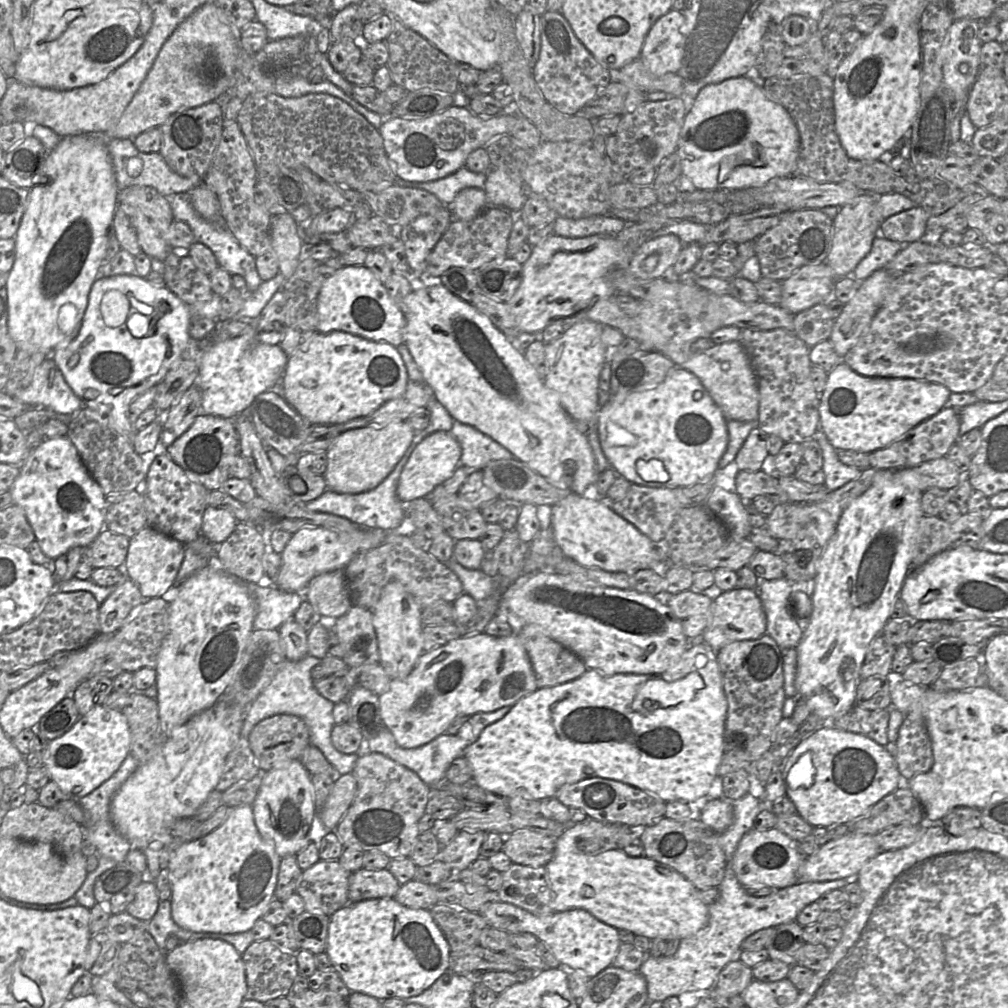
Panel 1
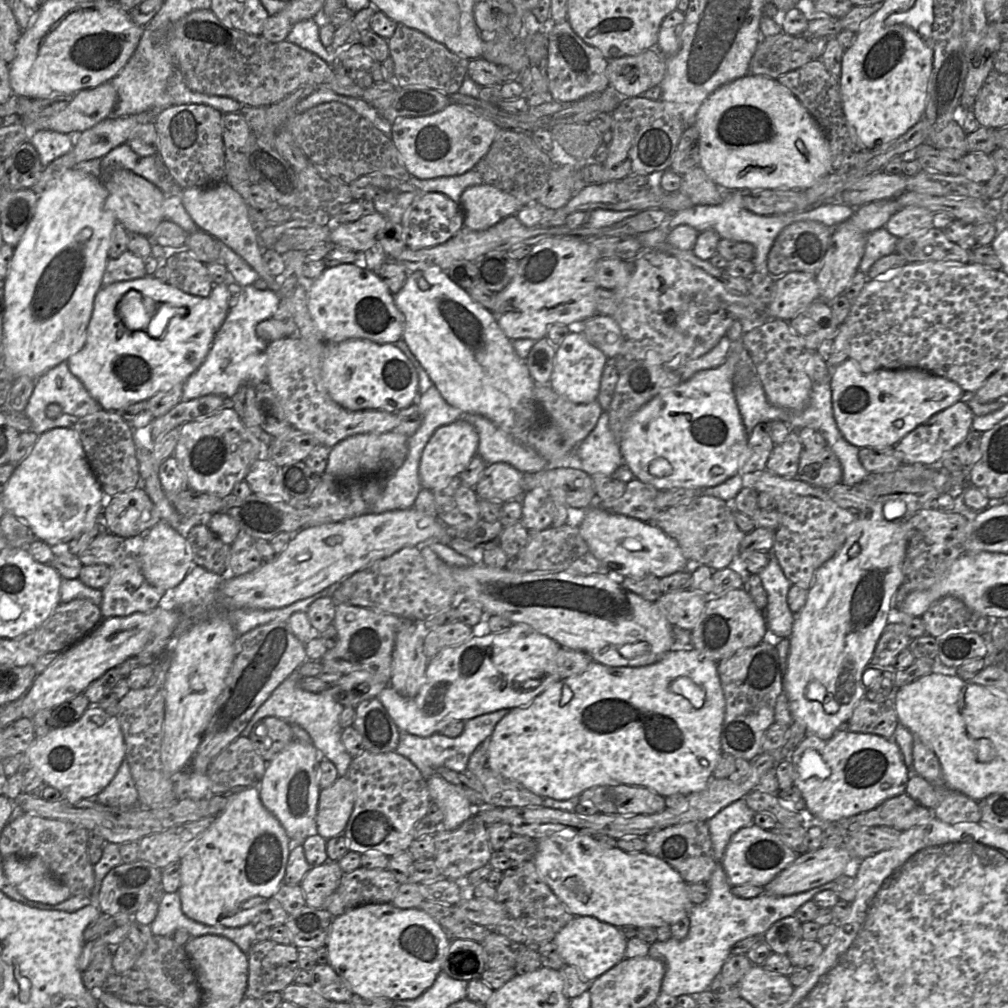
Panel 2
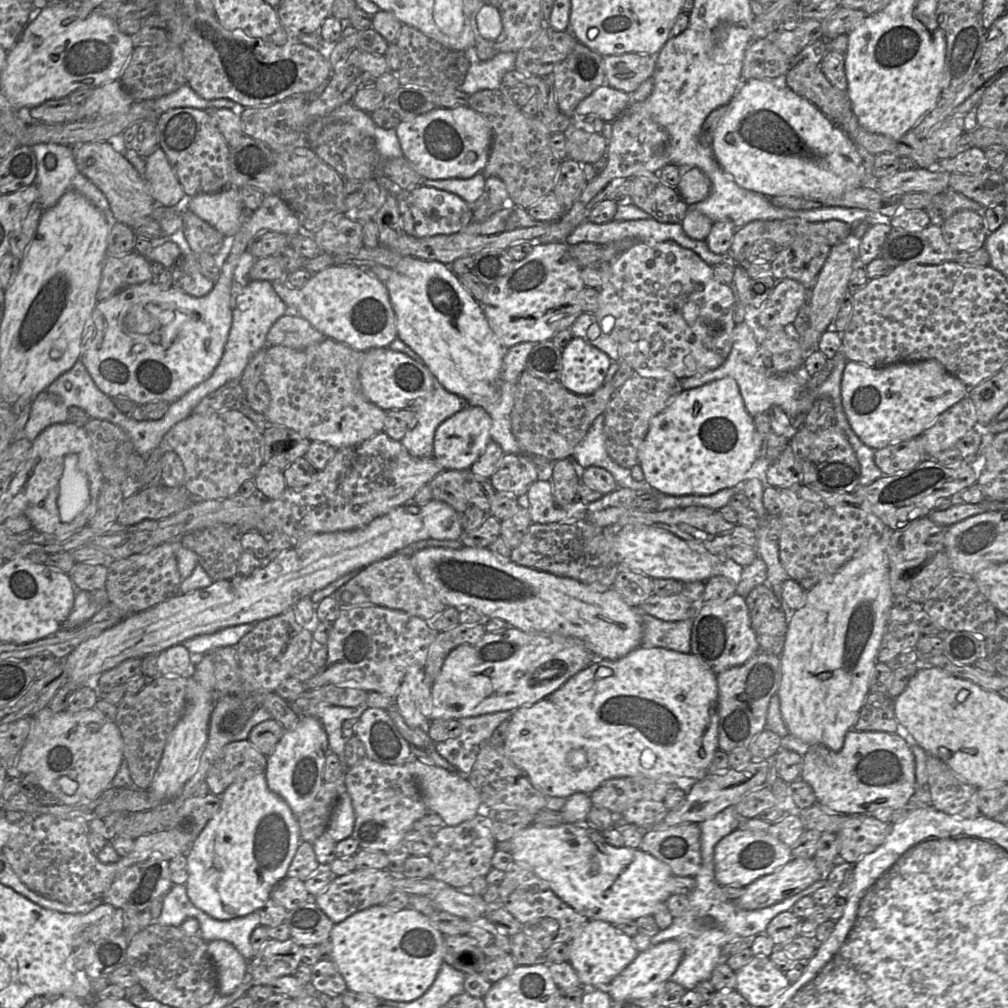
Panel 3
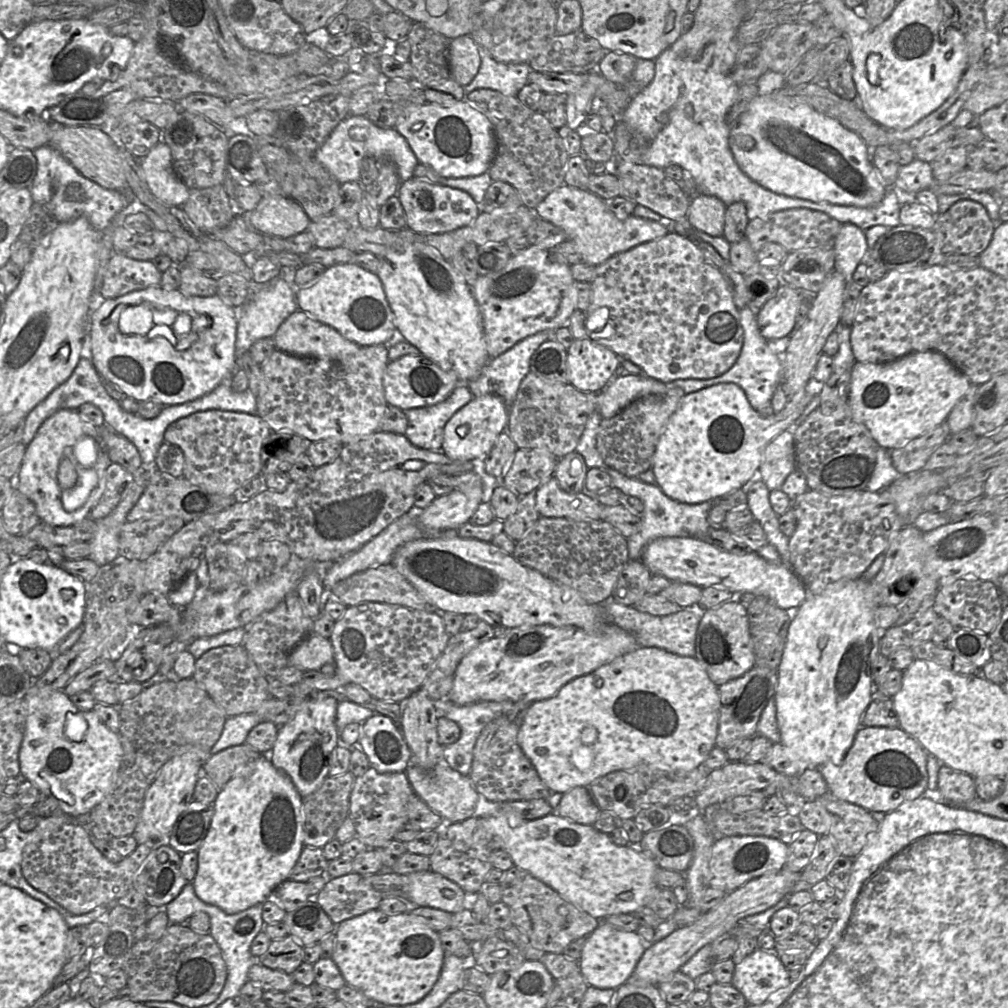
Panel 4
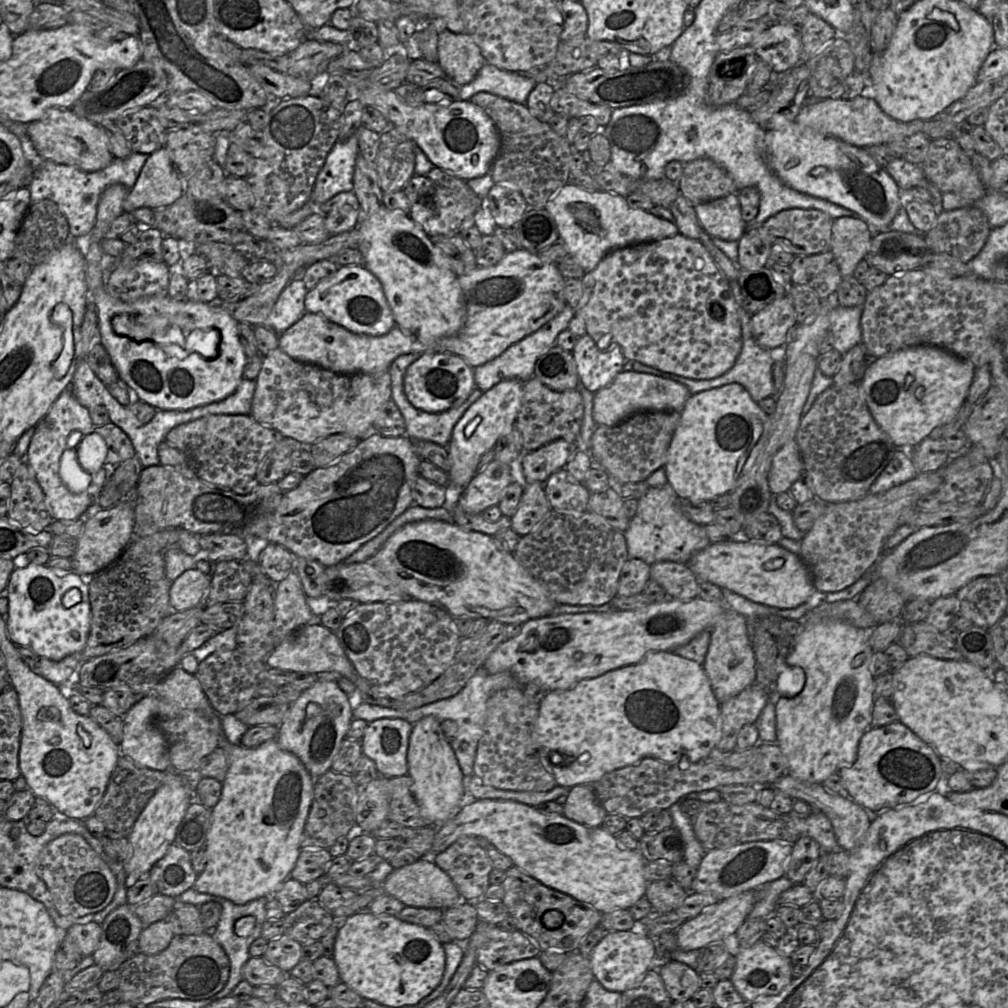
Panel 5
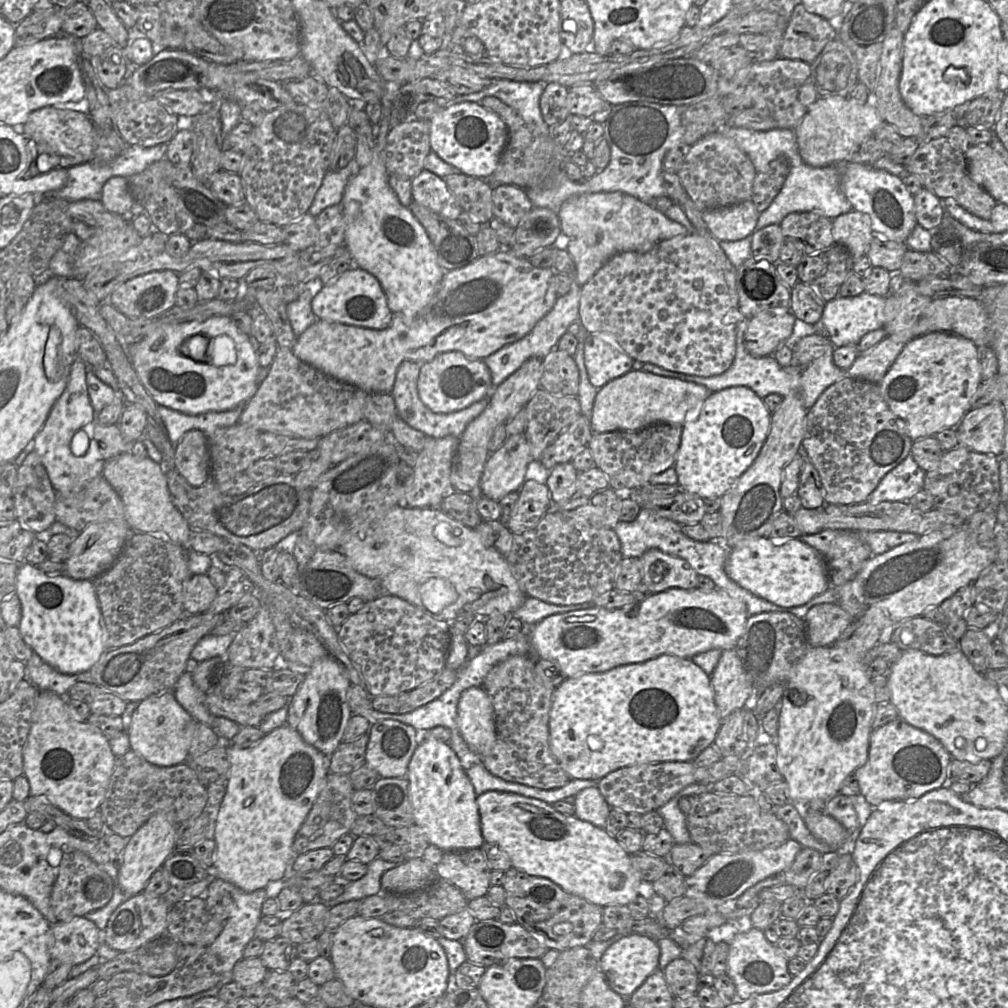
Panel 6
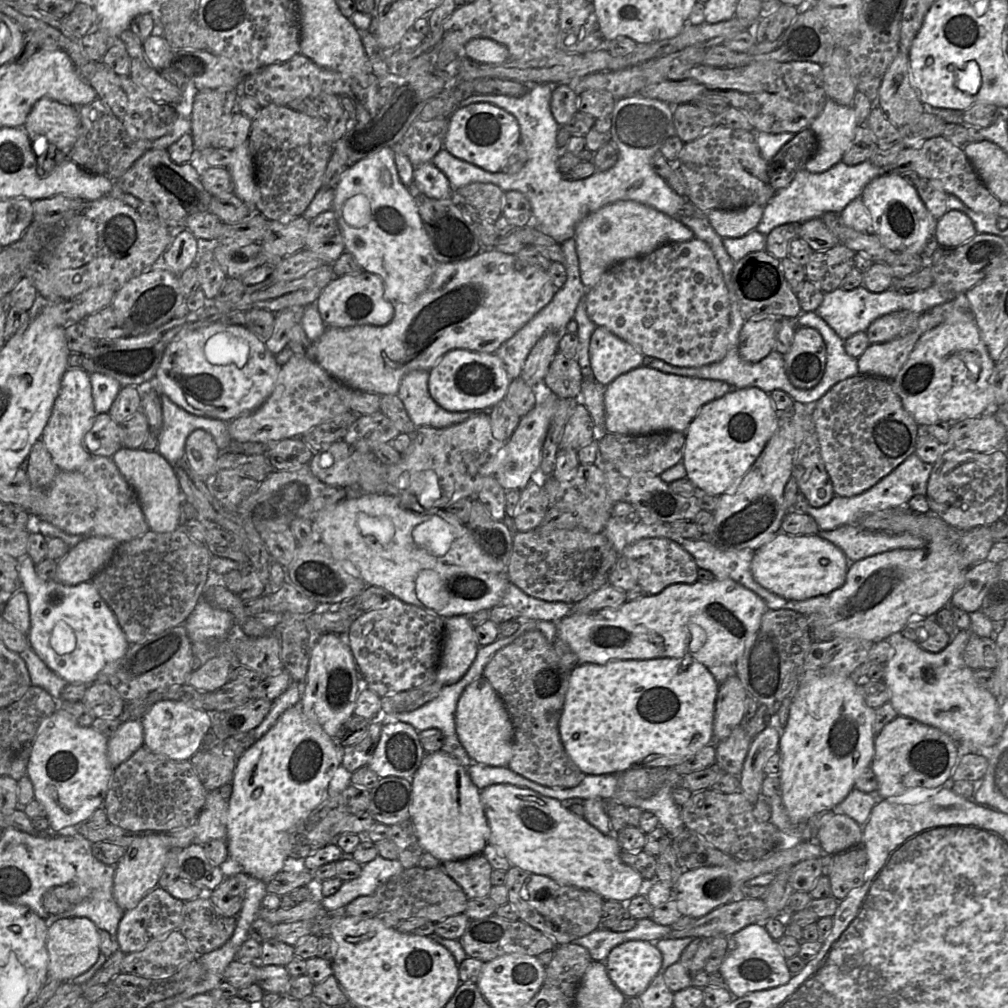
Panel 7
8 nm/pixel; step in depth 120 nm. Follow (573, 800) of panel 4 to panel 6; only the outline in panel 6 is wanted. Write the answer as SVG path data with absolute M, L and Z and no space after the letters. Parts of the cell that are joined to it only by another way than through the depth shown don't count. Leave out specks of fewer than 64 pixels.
M597 786L581 790L575 795L575 816L583 821L604 828L611 807L601 795Z

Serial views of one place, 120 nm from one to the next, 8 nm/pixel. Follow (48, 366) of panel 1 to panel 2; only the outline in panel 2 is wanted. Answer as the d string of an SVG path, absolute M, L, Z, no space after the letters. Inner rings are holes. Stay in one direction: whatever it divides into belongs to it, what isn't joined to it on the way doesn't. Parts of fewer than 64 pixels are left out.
M64 361L36 379L33 393L24 414L31 421L30 431L41 435L53 428L73 427L79 418L100 410L102 410L101 405L90 395L83 383L72 374L67 361ZM52 403L59 404L63 410L63 414L56 419L50 419L45 414L47 406Z

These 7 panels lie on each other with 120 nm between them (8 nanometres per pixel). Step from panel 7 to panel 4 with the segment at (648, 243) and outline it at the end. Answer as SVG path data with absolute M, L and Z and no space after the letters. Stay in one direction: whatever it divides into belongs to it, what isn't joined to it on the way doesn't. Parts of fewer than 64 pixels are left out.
M562 185L548 194L535 208L535 215L561 228L573 241L582 256L582 262L598 266L615 254L639 244L659 239L669 233L669 228L659 222L628 216L619 220L608 208L606 201L587 189Z

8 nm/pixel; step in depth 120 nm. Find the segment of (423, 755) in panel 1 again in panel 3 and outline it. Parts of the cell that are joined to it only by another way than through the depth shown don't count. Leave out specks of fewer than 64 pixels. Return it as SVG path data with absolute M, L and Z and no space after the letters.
M500 711L475 717L457 719L461 724L461 734L435 744L436 751L457 771L468 776L473 768L480 746L488 742L495 729L509 720L514 711Z

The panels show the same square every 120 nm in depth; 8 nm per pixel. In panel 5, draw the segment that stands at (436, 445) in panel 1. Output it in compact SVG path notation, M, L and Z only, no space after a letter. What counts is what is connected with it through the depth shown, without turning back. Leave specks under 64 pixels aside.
M516 379L503 380L484 392L464 413L453 428L447 446L450 470L449 483L465 488L478 473L478 464L485 452L494 448L500 436L515 425L523 398L523 383Z

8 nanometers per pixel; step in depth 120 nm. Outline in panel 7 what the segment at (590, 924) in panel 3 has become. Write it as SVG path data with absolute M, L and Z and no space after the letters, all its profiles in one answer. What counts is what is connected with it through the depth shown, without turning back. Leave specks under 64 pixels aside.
M649 941L624 942L610 951L604 963L610 980L626 998L638 997L662 973L662 954Z

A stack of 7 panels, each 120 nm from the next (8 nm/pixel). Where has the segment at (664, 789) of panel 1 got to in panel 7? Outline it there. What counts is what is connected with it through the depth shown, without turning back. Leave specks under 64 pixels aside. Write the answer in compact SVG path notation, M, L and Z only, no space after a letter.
M652 658L643 660L614 660L604 665L584 663L570 671L559 733L563 746L574 764L586 775L620 774L622 772L649 767L674 767L682 763L701 748L713 742L715 702L719 684L708 668L693 658Z

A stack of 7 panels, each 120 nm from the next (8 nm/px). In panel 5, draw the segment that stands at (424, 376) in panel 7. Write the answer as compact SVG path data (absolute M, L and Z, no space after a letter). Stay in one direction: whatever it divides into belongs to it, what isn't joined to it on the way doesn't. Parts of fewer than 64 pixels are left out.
M423 353L402 354L395 358L389 367L391 377L391 400L396 404L405 420L405 434L412 440L422 440L436 443L447 447L451 438L454 426L464 415L466 410L484 393L477 387L473 389L468 398L459 406L438 413L429 413L416 409L408 401L403 388L404 376L407 368L417 360Z

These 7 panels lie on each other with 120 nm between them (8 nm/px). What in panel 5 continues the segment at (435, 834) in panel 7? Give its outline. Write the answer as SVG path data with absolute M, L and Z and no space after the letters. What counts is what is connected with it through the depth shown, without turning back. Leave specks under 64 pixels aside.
M425 716L421 718L419 721L417 721L415 724L413 724L413 728L409 737L407 764L408 764L408 775L413 780L412 793L414 794L414 797L419 805L422 817L424 817L427 821L429 821L429 826L439 826L447 822L448 820L454 818L461 811L461 809L466 805L466 780L467 778L465 778L465 776L463 775L461 771L461 768L459 766L459 763L457 761L457 758L451 747L450 742L448 742L448 740L444 736L444 733L441 729L440 721L436 719L435 717Z

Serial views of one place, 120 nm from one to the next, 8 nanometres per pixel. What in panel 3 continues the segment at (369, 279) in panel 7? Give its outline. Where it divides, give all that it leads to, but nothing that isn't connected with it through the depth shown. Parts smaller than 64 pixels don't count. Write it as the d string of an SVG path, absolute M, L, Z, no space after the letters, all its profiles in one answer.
M334 264L312 276L301 288L290 288L277 280L271 282L274 291L324 337L348 345L358 351L387 348L397 338L395 314L386 285L368 274L363 268L351 264Z

